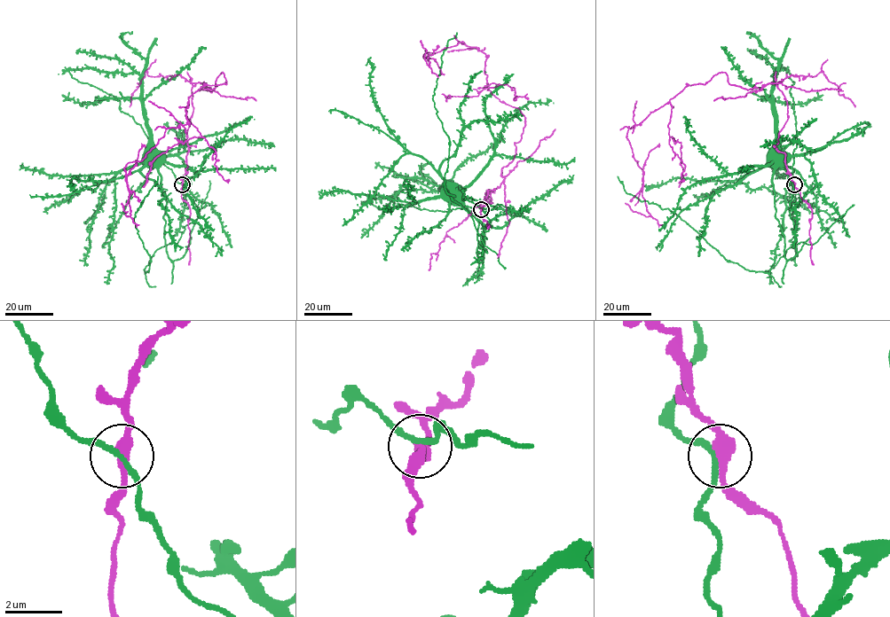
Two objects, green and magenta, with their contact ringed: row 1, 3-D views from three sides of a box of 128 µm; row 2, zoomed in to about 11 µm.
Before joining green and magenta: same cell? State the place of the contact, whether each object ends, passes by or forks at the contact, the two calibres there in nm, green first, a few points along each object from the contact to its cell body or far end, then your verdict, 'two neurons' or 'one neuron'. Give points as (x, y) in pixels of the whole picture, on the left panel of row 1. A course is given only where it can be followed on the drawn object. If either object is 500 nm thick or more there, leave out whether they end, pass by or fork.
(182, 184) | green passes by | magenta passes by | 170/380 nm | green via (182, 184), (198, 213), (187, 250), (171, 261), (165, 194), (141, 101), (108, 97), (83, 104), (61, 95) | magenta via (182, 184), (192, 84), (222, 72), (124, 167), (129, 216), (122, 203) | two neurons

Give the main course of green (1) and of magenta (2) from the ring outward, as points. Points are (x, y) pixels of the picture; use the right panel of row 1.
1: (793, 184), (790, 213), (798, 253), (786, 261), (772, 184), (775, 108), (763, 97), (799, 104), (822, 95)
2: (794, 184), (775, 147), (788, 109), (776, 82), (744, 89), (720, 72), (628, 129), (650, 216), (625, 203)

